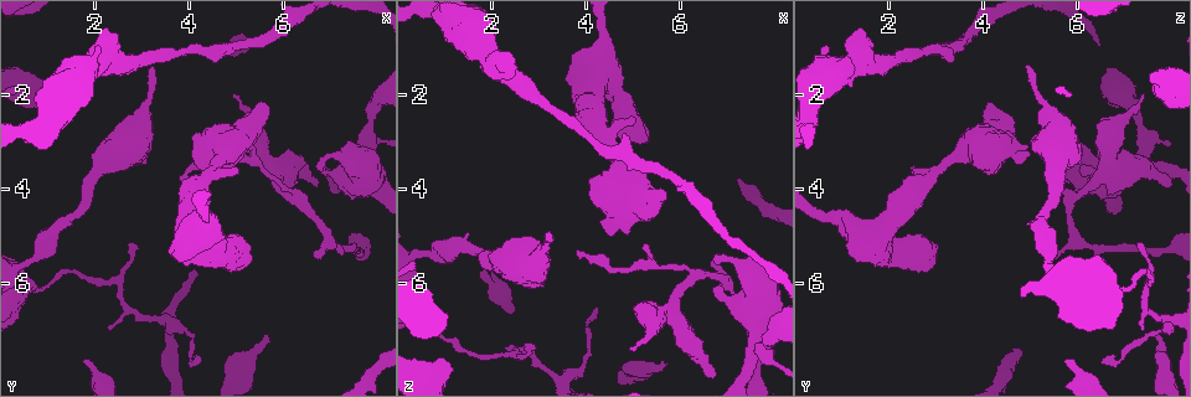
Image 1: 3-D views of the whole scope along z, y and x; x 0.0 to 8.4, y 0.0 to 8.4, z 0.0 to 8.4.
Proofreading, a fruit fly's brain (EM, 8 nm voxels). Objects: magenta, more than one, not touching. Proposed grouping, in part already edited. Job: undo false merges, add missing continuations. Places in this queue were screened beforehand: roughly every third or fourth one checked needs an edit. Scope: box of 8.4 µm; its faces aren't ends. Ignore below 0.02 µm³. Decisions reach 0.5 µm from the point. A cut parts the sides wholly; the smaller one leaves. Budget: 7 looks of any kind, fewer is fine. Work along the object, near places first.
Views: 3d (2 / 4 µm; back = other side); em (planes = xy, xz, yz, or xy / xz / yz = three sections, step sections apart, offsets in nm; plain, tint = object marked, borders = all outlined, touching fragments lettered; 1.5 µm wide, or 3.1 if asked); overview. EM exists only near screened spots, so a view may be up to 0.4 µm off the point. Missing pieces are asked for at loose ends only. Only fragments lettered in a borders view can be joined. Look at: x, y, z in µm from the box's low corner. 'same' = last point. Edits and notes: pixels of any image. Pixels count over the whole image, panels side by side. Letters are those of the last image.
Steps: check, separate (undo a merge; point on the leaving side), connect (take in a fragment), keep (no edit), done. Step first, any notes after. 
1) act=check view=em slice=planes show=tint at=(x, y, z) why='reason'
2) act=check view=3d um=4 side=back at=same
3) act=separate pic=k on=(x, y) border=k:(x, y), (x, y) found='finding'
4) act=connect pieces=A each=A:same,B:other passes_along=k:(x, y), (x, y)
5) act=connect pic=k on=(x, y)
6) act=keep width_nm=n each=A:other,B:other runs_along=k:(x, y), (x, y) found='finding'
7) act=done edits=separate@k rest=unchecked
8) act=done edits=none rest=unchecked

act=check view=em slice=planes show=borders at=(6.75, 5.45, 5.55) why='an open end'

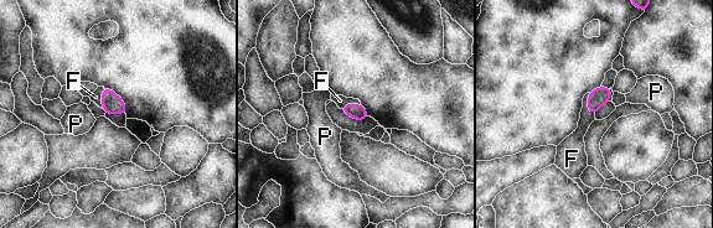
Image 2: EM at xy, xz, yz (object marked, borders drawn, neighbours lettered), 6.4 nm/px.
act=connect pieces=F longest_contact=F:160nm each=F:same,P:other found='the neuron continues'

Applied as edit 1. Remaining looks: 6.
act=check view=overview why='see it whole again'

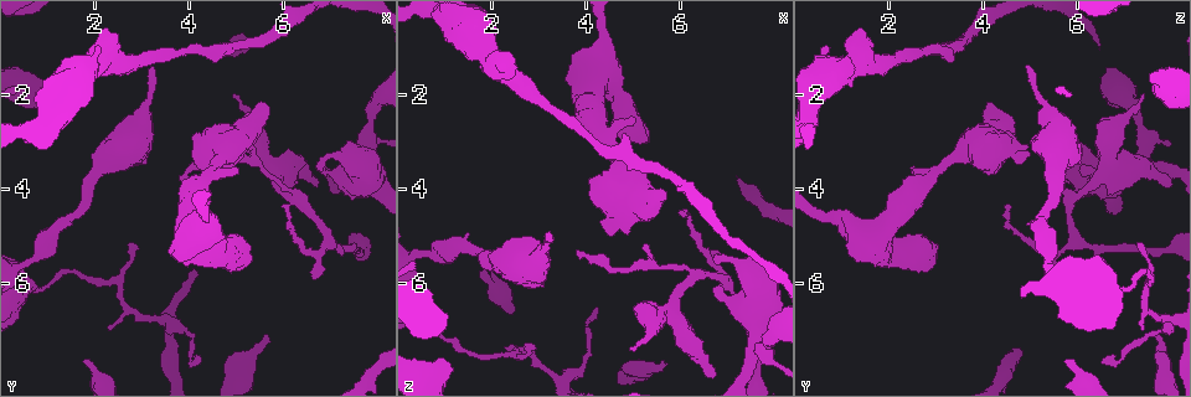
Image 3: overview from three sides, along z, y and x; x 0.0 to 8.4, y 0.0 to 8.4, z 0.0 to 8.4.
act=check view=em slice=planes show=tint at=(5.95, 4.30, 4.55) why='branch stops here'

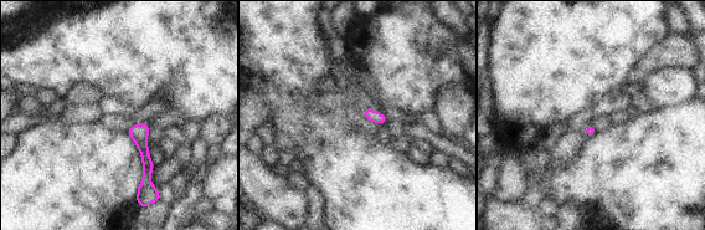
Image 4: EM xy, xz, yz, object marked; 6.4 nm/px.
act=check view=em slice=planes show=borders at=same why='what lies round it'

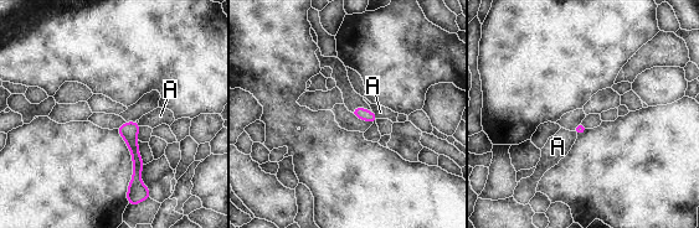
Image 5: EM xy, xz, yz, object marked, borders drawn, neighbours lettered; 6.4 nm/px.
act=keep width_nm=70 each=A:other runs_along=5:(127, 125), (137, 159), (132, 188) found='no lettered fragment goes on from it'

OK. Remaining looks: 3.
act=check view=3d um=4 at=(3.30, 1.40, 4.90) why='an open end'

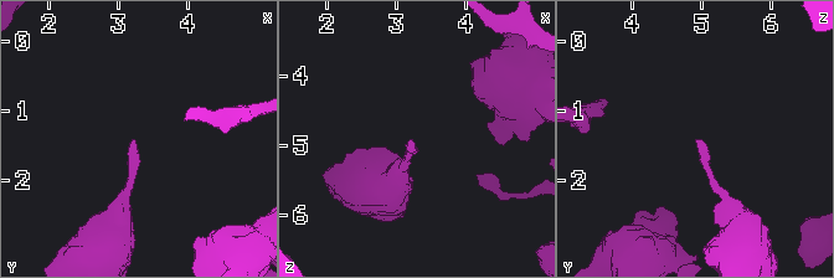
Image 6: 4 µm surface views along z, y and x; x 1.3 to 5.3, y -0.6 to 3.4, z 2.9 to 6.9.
act=check view=em slice=planes show=borders at=(3.20, 1.40, 4.95)

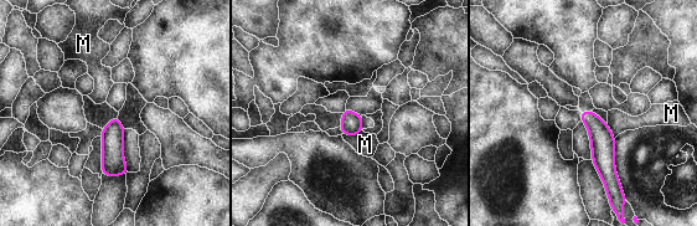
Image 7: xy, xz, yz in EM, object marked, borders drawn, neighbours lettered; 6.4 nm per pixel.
act=keep width_nm=140 each=M:other runs_along=7:(584, 113), (602, 137), (614, 181) found='no lettered fragment goes on from it'

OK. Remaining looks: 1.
act=done edits=connect@2 rest=unchecked

